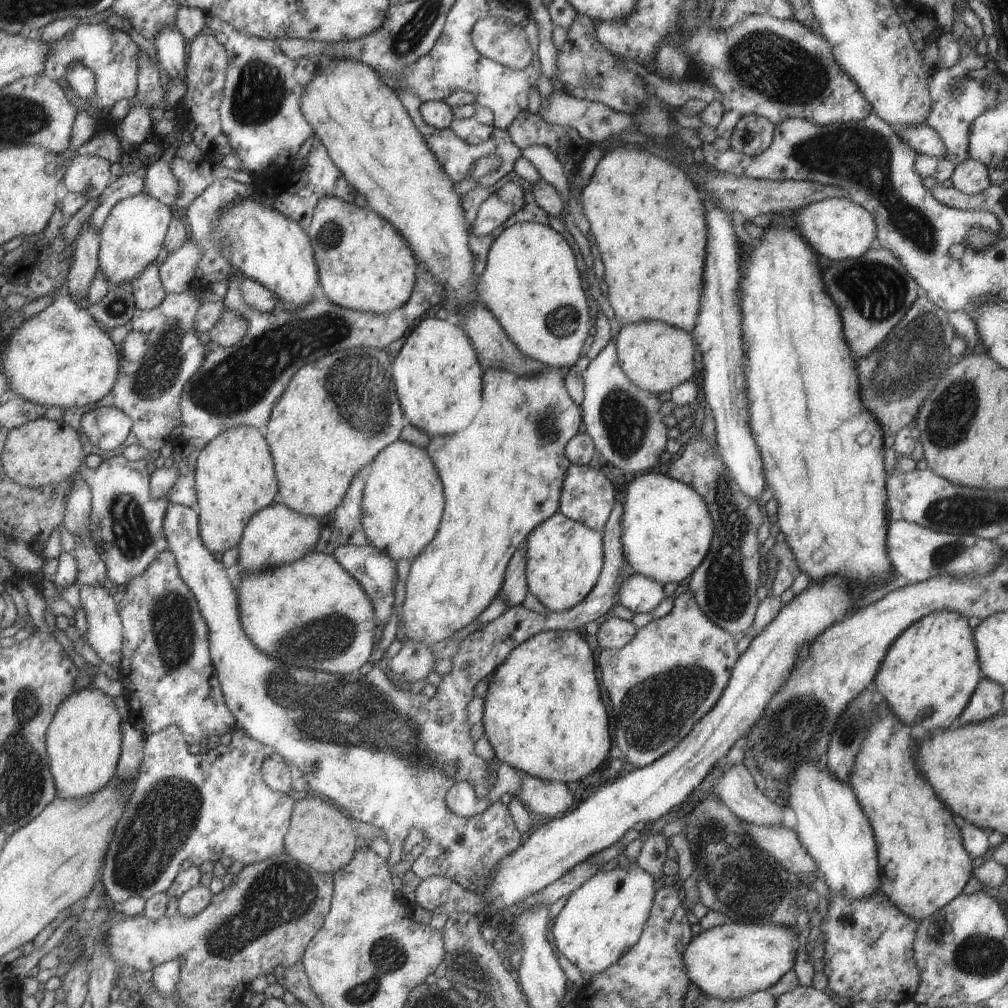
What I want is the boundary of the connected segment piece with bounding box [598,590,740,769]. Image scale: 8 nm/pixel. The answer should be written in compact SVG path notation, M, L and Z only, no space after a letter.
M689 590L674 599L672 610L666 616L652 619L646 626L637 628L635 637L625 647L601 652L598 664L616 720L614 738L624 758L632 762L636 769L671 751L712 710L725 691L740 656L736 644L732 633L714 624L701 611Z

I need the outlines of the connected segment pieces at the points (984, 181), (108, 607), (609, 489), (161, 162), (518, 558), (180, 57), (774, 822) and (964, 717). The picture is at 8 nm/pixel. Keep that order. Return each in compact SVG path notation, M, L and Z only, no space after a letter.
M970 158L956 165L951 179L954 187L969 195L978 194L991 185L989 168Z
M81 585L80 602L87 616L87 643L104 660L104 665L120 668L121 648L123 647L123 622L117 609L117 597L110 596L110 585Z
M571 463L565 473L561 499L558 502L559 512L569 519L585 524L588 528L603 532L616 502L614 486L604 475L603 467L593 469L589 465Z
M164 150L156 162L146 166L143 191L174 208L179 195L179 182L171 171L170 159L170 152Z
M524 544L512 555L505 572L504 584L498 594L506 601L507 608L522 605L528 594L526 565L526 544Z
M164 25L152 40L159 64L165 68L173 80L178 76L185 78L186 48L188 40L184 38L176 25Z
M742 763L726 768L725 774L714 785L716 795L744 823L775 827L783 825L785 804L769 800L754 783L754 777Z
M982 676L968 704L958 716L958 725L979 723L999 715L1004 708L1005 689L1001 684Z

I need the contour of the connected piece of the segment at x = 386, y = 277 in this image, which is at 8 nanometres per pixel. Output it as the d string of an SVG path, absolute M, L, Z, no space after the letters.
M334 195L323 196L316 205L308 236L317 260L321 293L341 307L376 314L402 306L412 296L417 279L416 258L406 239L376 211L358 207Z

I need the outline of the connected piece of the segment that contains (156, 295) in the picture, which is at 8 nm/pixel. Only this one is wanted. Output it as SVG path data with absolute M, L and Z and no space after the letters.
M156 262L149 264L136 280L131 282L135 305L138 309L147 311L162 304L167 292L164 290L159 268Z

